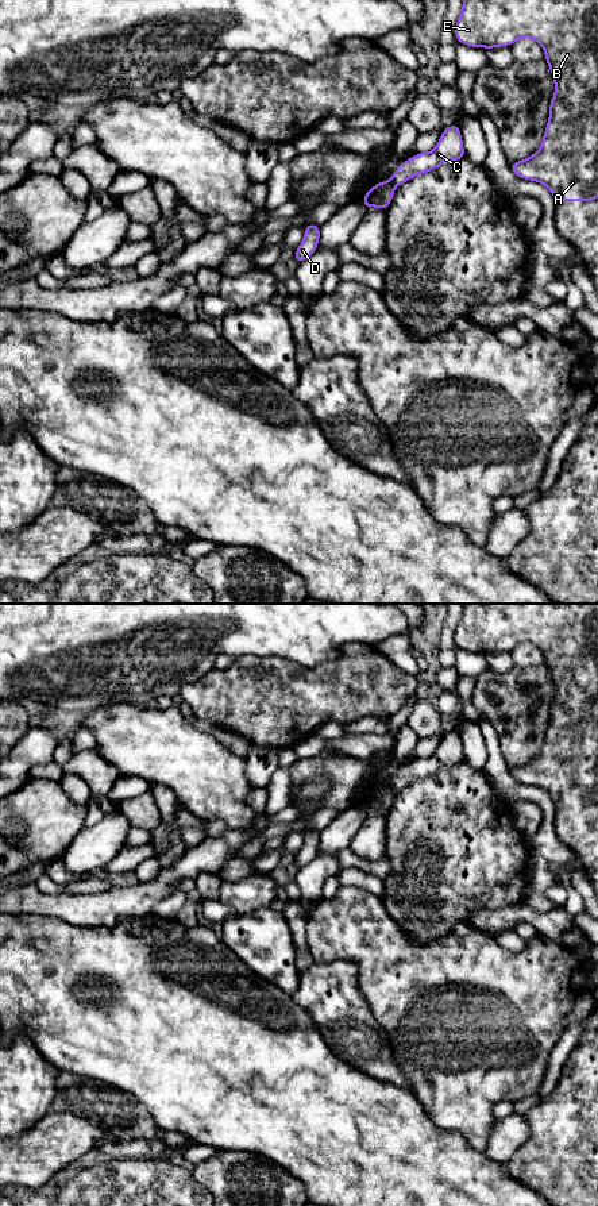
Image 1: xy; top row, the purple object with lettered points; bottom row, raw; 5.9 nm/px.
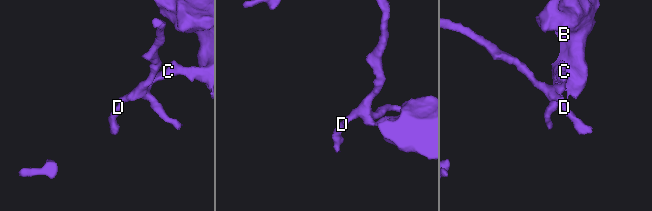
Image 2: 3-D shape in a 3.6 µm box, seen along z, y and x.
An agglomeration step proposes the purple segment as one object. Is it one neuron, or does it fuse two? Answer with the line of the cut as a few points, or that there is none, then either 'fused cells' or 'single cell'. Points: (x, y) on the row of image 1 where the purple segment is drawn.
cut in xy along (390, 180), (396, 185); fused cells

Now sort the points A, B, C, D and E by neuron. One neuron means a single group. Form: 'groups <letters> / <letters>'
groups A B C E / D

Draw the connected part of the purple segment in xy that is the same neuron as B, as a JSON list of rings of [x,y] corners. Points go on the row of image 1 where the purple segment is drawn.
[[[462,0],[455,26],[458,42],[470,47],[512,46],[520,38],[535,39],[545,53],[555,93],[540,149],[531,157],[509,163],[522,180],[545,185],[556,201],[595,201],[598,197],[598,0]]]

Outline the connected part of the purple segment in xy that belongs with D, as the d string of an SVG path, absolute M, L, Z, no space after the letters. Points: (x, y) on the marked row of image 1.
M308 223L304 231L302 243L297 247L293 258L298 263L308 259L317 248L319 240L320 240L320 227L317 224Z

